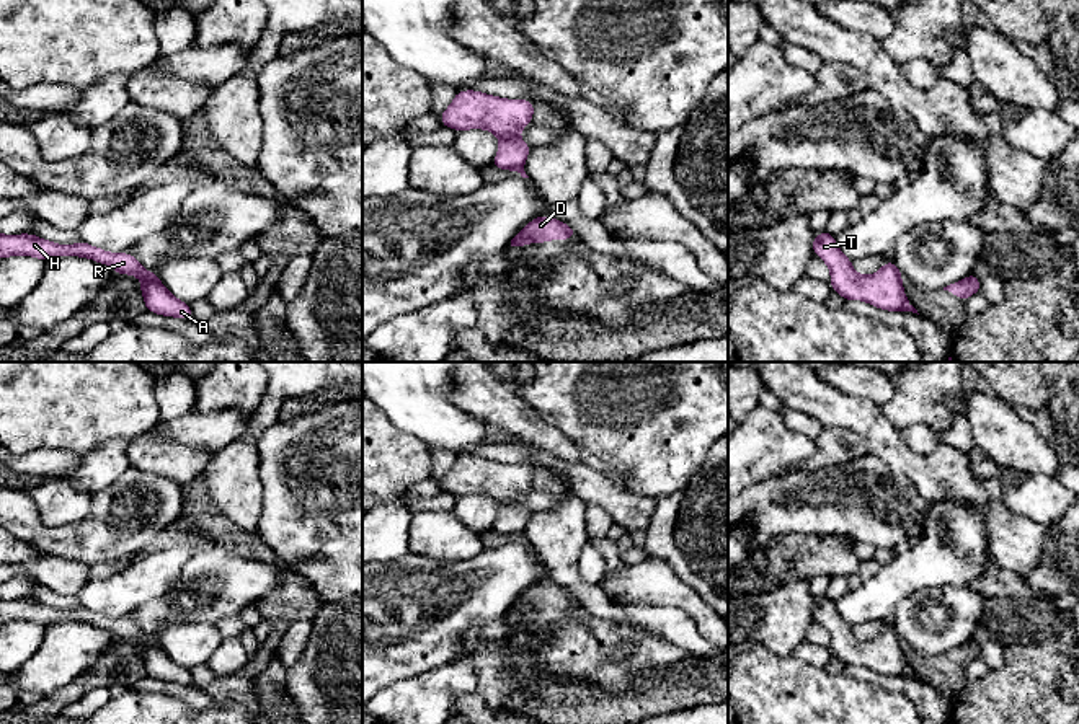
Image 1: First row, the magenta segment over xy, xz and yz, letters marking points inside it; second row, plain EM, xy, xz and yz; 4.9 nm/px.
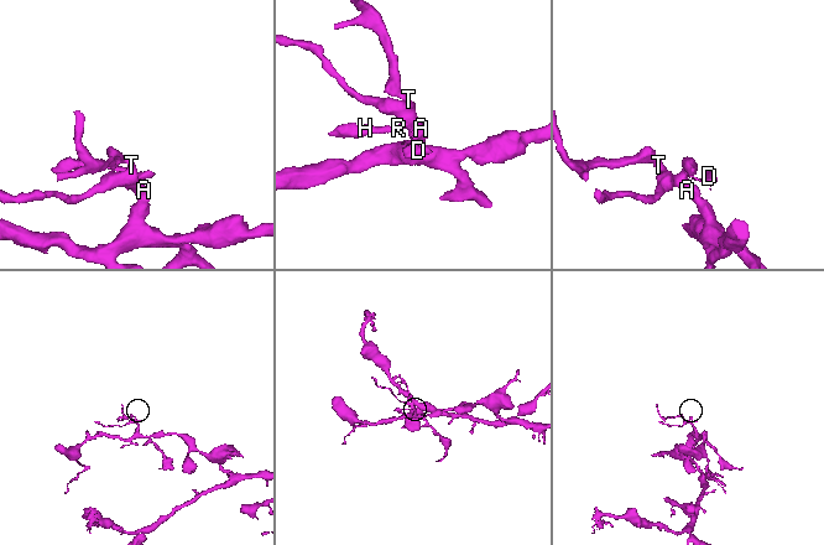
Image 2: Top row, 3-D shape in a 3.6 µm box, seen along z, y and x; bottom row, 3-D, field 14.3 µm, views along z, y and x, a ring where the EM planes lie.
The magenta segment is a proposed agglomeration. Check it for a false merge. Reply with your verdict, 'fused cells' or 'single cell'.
fused cells

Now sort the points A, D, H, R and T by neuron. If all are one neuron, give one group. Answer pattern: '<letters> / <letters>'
A H R T / D

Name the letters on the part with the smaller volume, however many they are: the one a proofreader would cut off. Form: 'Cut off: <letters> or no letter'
Cut off: D

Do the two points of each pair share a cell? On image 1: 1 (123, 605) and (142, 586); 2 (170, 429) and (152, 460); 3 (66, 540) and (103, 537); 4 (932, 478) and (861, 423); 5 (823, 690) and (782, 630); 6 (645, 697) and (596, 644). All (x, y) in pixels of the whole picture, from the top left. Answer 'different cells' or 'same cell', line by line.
1: same cell
2: different cells
3: same cell
4: same cell
5: different cells
6: different cells

